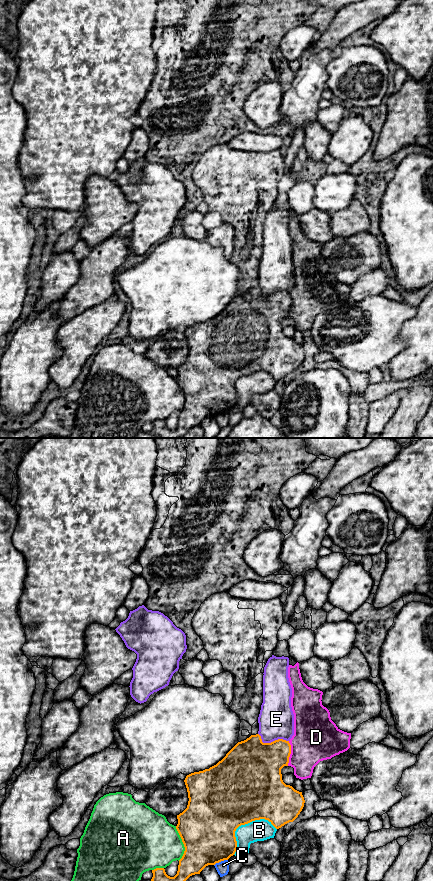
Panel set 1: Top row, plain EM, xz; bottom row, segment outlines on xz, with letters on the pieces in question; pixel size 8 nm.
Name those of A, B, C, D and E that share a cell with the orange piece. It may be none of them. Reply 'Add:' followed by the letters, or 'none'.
Add: none

